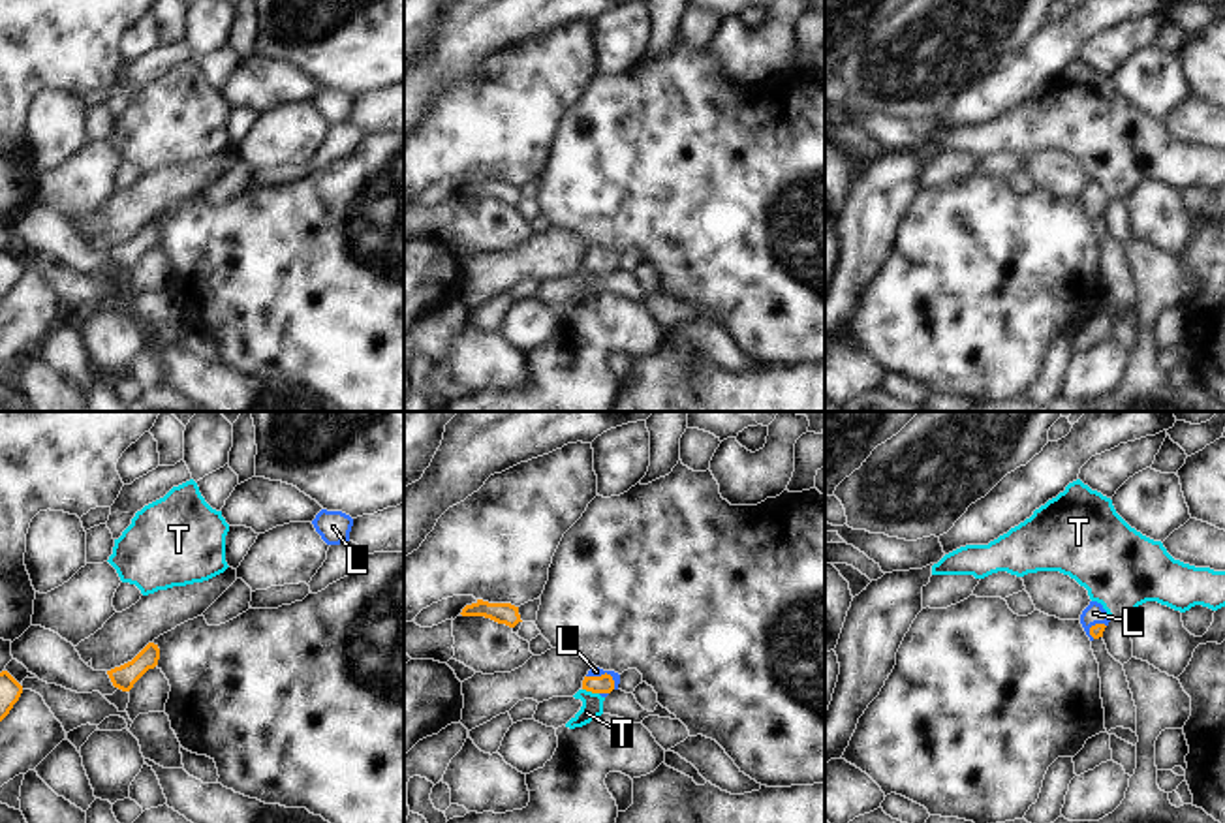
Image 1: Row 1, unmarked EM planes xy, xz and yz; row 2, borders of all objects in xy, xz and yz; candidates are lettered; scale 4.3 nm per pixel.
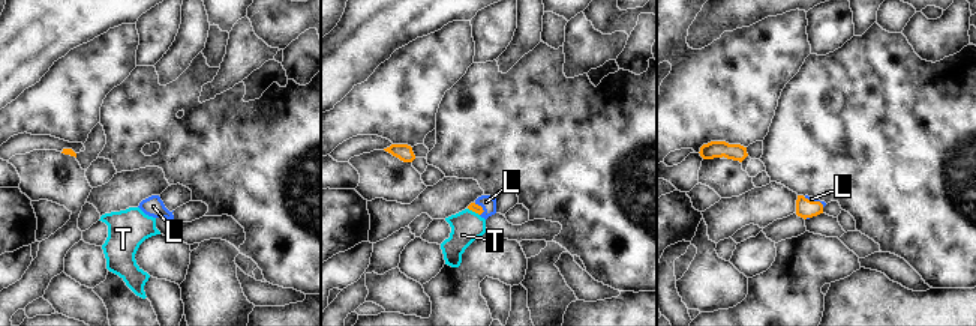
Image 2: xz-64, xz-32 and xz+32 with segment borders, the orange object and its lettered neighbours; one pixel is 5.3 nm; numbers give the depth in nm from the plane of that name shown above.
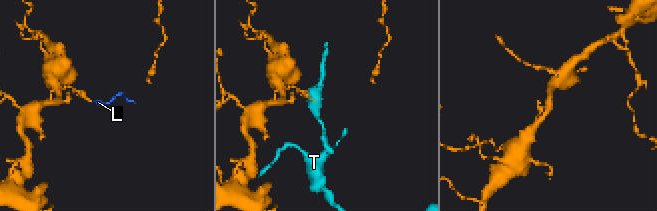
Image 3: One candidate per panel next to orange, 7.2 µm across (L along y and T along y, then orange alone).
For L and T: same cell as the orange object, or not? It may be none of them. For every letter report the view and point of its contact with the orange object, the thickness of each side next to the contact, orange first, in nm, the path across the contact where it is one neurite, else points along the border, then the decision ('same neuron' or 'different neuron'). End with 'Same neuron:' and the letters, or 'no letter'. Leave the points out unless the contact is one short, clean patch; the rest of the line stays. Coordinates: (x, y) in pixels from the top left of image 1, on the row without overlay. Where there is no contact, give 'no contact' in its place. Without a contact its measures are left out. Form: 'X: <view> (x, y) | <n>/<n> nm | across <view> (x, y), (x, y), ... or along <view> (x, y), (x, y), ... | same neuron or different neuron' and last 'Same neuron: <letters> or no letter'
L: xz (605, 252) | 80/50 nm | across xz (596, 263), (605, 252), (596, 250) | same neuron
T: xz (590, 269) | 80/100 nm | along xz (583, 267), (598, 273) | different neuron
Same neuron: L

